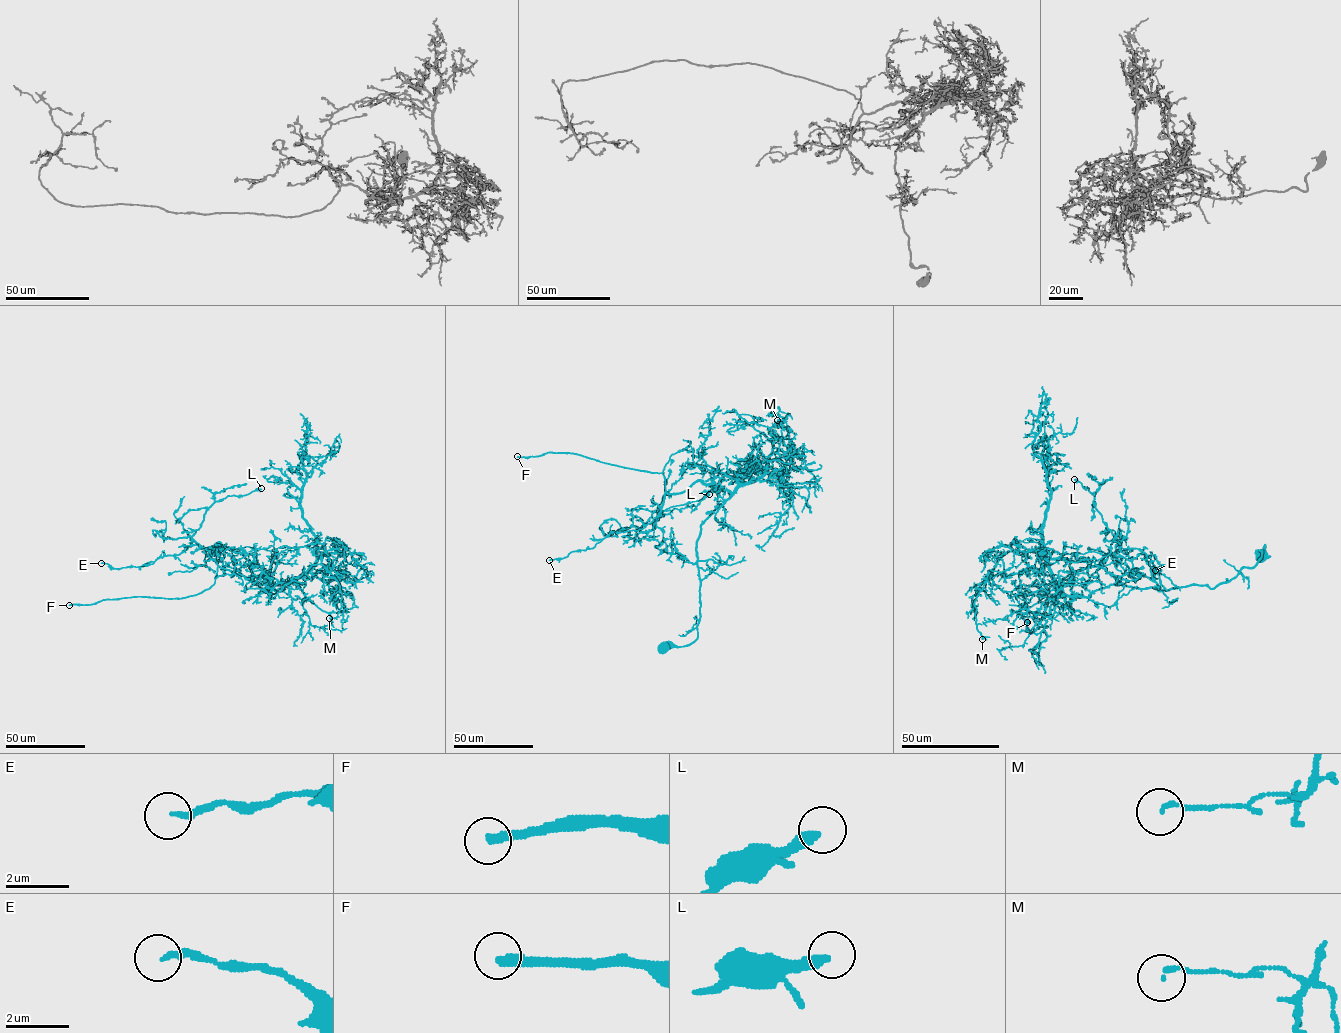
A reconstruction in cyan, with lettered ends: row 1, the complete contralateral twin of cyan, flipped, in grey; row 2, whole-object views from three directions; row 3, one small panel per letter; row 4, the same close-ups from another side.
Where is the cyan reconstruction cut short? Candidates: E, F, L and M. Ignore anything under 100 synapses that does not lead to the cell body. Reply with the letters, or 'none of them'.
F

